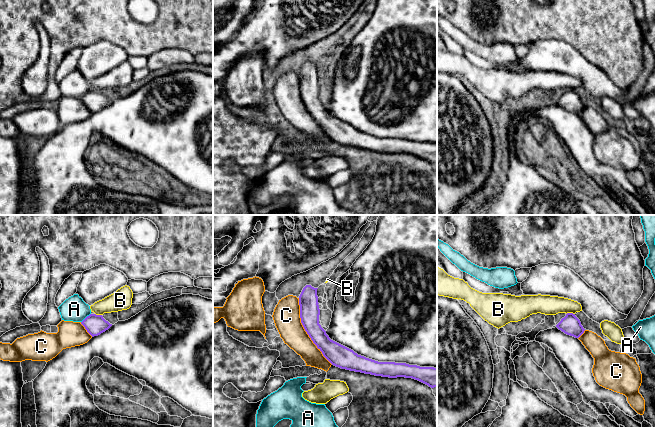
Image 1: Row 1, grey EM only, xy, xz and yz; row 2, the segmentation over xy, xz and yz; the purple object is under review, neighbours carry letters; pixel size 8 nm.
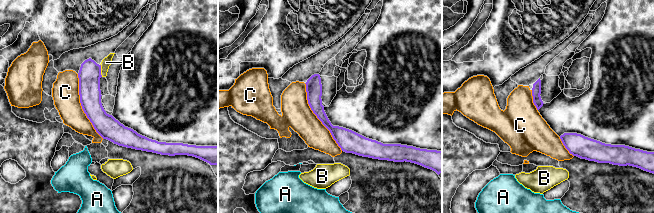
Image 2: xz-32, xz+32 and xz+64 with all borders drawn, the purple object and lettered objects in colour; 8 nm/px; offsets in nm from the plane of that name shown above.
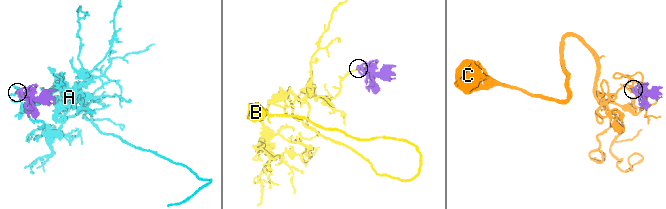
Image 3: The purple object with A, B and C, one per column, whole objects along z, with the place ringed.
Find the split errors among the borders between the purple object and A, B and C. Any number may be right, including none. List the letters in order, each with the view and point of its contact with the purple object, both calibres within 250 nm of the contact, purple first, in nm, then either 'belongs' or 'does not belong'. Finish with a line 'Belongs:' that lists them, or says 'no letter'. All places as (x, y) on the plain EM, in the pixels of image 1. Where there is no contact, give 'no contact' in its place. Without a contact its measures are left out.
A: contact xy (85, 94); calibres 160 and 190 nm; does not belong
B: contact yz (570, 89); calibres 160 and 160 nm; does not belong
C: contact xz (305, 106); calibres 160 and 220 nm; belongs
Belongs: C

